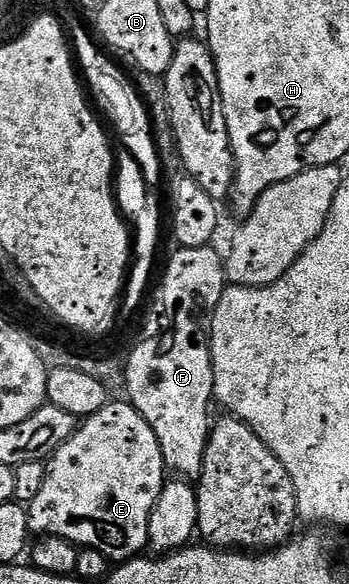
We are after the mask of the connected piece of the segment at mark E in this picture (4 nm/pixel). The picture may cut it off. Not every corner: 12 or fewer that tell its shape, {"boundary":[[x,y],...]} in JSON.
{"boundary":[[132,404],[49,457],[30,533],[111,562],[149,548],[163,450]]}

